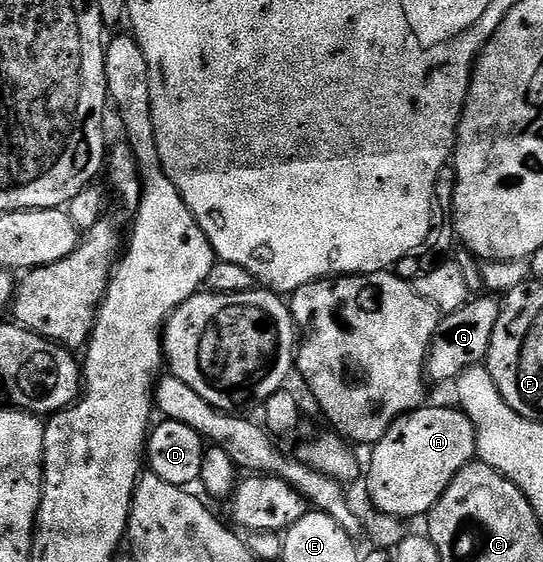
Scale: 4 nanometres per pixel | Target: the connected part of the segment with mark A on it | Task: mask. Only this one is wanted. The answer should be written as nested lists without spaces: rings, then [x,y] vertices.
[[[425,405],[401,415],[393,421],[383,437],[371,448],[372,456],[366,459],[366,479],[368,475],[368,495],[372,498],[371,506],[382,513],[390,513],[405,521],[413,521],[427,516],[432,506],[446,493],[450,481],[467,463],[477,458],[476,434],[470,417],[459,406],[431,407]]]

